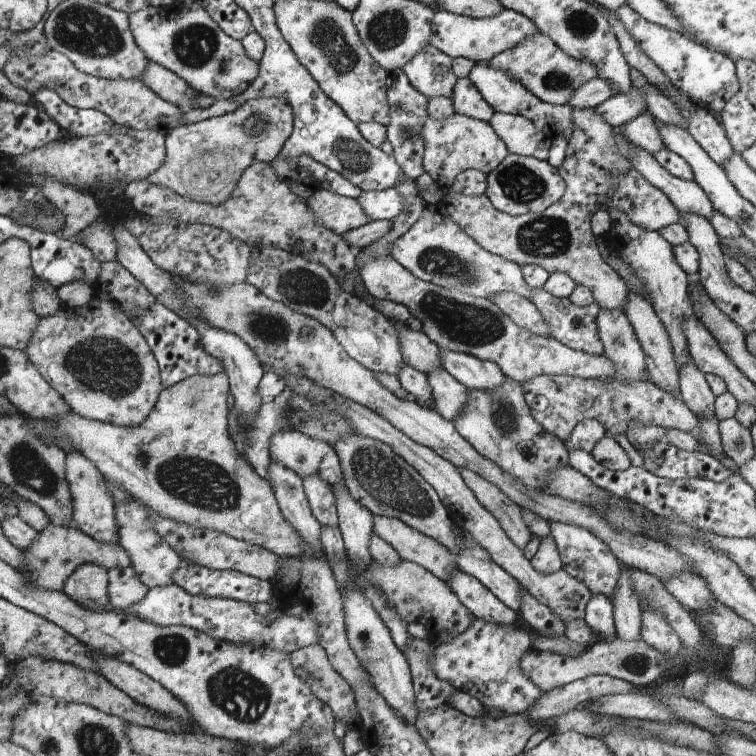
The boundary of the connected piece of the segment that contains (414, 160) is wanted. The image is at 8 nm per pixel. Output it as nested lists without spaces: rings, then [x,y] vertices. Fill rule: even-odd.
[[[401,69],[388,71],[388,75],[389,78],[386,84],[389,103],[391,104],[392,122],[387,127],[387,140],[391,143],[393,154],[397,162],[403,168],[404,173],[406,173],[410,179],[417,180],[425,171],[423,168],[425,147],[423,146],[419,133],[428,116],[428,99],[412,86],[406,74]]]

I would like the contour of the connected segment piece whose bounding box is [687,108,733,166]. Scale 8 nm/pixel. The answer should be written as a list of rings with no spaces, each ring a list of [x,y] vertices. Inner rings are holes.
[[[702,108],[694,109],[688,122],[687,131],[698,145],[716,164],[724,165],[724,162],[732,156],[733,149],[720,120],[716,119],[708,108]]]

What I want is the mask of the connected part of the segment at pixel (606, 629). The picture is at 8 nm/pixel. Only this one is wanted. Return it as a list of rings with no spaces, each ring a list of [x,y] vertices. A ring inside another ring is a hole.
[[[593,594],[585,609],[585,622],[600,641],[614,641],[617,633],[613,620],[613,604],[606,596]]]

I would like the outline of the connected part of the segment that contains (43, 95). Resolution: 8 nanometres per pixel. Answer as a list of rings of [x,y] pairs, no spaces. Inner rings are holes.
[[[41,87],[35,93],[35,97],[44,106],[43,110],[66,135],[88,137],[101,133],[125,133],[130,129],[114,123],[106,114],[98,110],[69,106],[56,92],[47,87]]]

